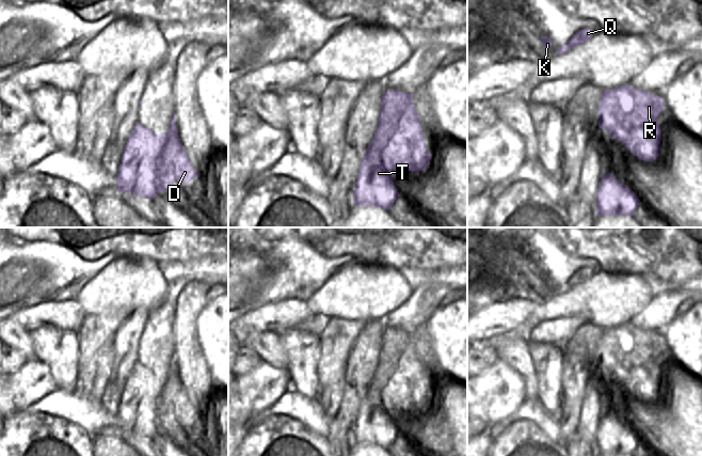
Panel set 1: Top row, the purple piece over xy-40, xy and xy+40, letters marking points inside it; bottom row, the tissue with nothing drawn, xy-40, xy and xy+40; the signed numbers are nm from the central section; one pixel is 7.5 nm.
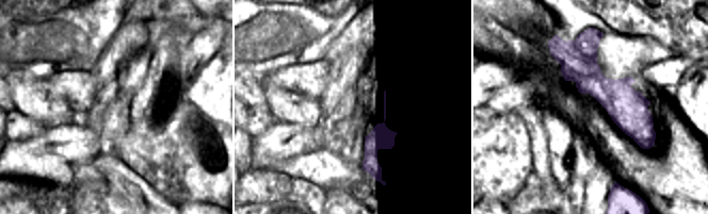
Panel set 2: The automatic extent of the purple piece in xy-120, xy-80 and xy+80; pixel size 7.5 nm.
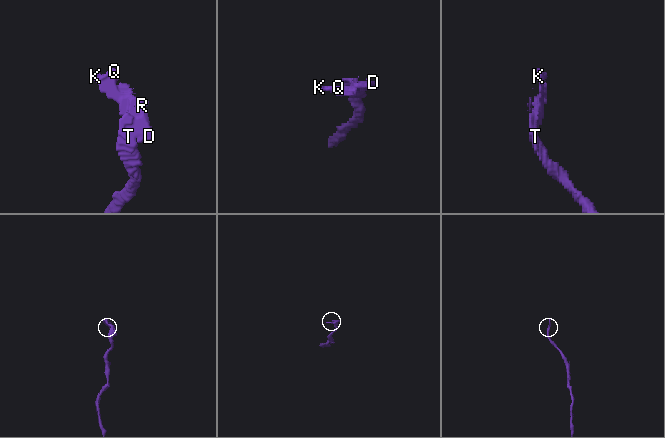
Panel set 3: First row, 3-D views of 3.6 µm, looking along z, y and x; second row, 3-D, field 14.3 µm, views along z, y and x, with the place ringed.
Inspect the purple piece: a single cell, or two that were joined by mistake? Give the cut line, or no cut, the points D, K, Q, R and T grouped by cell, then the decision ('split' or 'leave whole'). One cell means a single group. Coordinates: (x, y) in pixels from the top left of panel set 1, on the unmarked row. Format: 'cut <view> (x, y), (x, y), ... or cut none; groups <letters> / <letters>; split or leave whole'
cut xy-40 (168, 372), (168, 380), (157, 396), (157, 423), (160, 429); groups D K Q R / T; split

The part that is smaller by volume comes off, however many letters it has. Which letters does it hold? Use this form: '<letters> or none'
D, K, Q, R

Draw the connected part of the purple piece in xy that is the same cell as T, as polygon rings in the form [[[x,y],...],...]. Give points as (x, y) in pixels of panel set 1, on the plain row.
[[[374,374],[360,405],[353,426],[353,444],[373,444],[388,450],[399,436],[383,405],[383,388]]]

